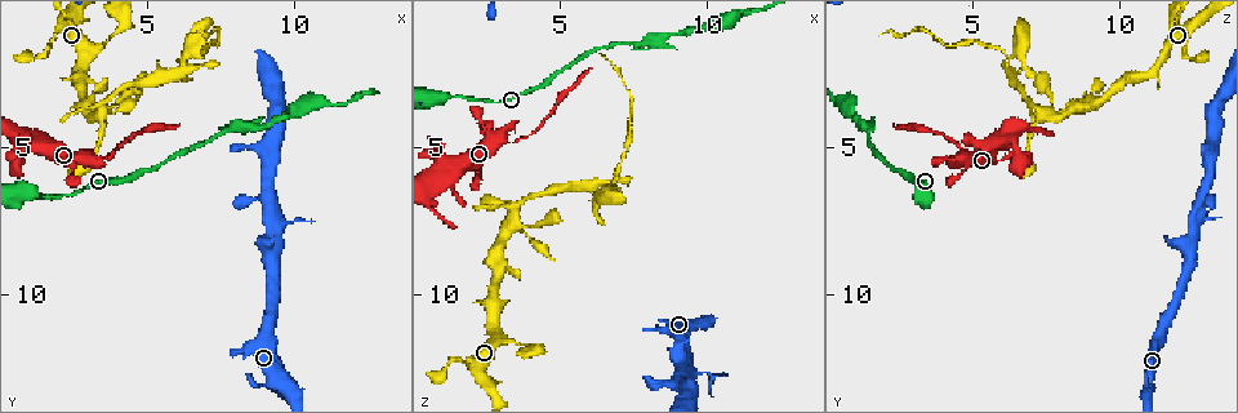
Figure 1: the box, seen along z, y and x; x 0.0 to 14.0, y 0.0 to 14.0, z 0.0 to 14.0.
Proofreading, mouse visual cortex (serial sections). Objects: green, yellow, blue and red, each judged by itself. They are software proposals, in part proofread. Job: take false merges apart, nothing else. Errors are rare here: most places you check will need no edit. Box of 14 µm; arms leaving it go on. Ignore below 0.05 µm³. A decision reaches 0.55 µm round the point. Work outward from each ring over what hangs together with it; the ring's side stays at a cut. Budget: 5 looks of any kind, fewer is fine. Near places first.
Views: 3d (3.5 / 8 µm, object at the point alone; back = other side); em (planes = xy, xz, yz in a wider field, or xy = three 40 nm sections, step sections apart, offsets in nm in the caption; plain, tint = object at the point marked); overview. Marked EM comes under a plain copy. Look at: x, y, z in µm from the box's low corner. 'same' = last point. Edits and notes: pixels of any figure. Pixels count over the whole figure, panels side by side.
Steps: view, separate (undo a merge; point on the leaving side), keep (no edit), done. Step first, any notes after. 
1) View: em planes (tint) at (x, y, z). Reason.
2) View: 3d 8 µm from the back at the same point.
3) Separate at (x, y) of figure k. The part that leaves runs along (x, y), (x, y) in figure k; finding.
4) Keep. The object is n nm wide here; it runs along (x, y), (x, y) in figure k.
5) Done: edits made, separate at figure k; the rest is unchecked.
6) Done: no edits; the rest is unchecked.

View: 3d 8 µm at (3.4, 3.9, 7.6).

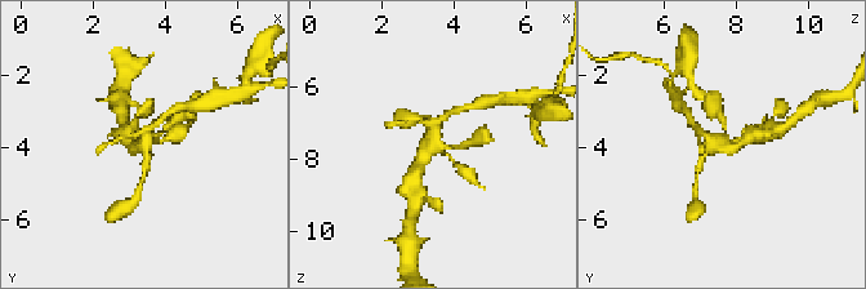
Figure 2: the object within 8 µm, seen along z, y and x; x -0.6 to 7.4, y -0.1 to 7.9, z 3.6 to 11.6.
View: 3d 3.5 µm at (3.4, 3.9, 7.5).

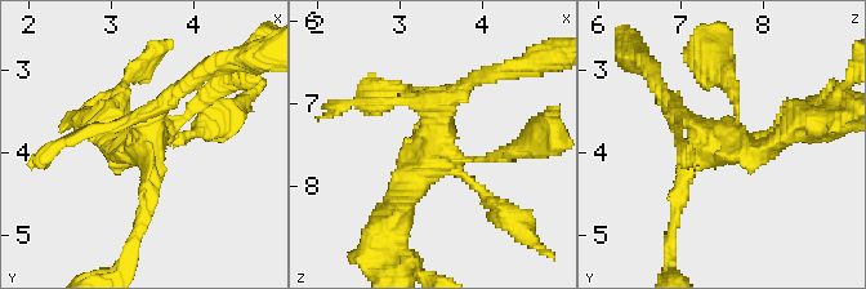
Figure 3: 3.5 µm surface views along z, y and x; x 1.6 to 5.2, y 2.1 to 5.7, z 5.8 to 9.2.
View: em xy step 3 (tint) at (3.45, 3.85, 7.50). Shape alone is not enough.

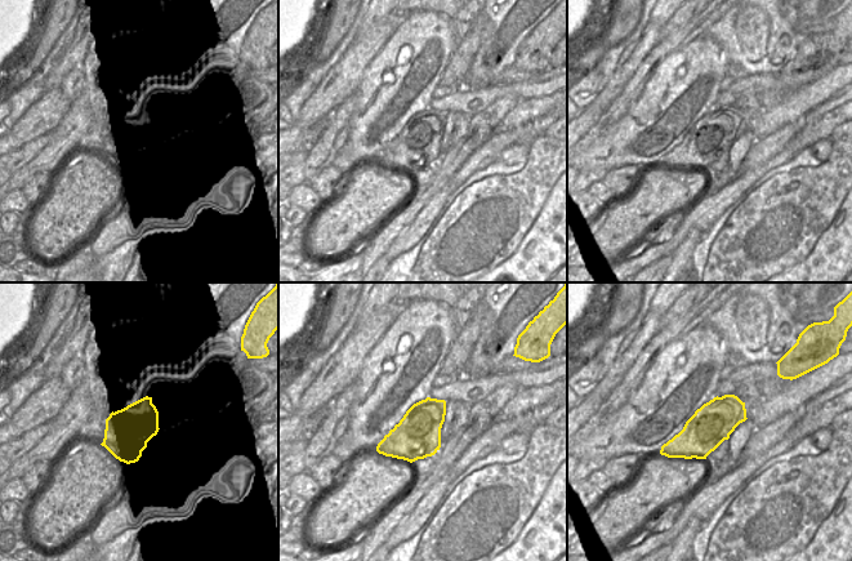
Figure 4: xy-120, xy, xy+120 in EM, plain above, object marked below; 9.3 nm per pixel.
Keep. It runs along (396, 210), (463, 88) in figure 3; one cell here.

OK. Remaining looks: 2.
View: 3d 3.5 µm at (6.0, 2.5, 6.4). A fork.

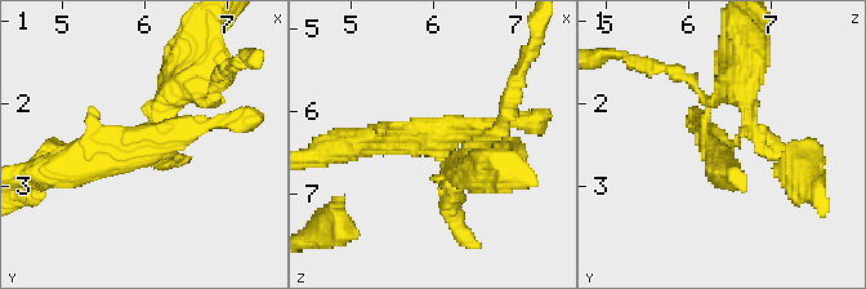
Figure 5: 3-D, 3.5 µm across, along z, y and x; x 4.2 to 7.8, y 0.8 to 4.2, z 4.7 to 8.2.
View: em xy step 3 (tint) at (6.10, 2.50, 6.35).

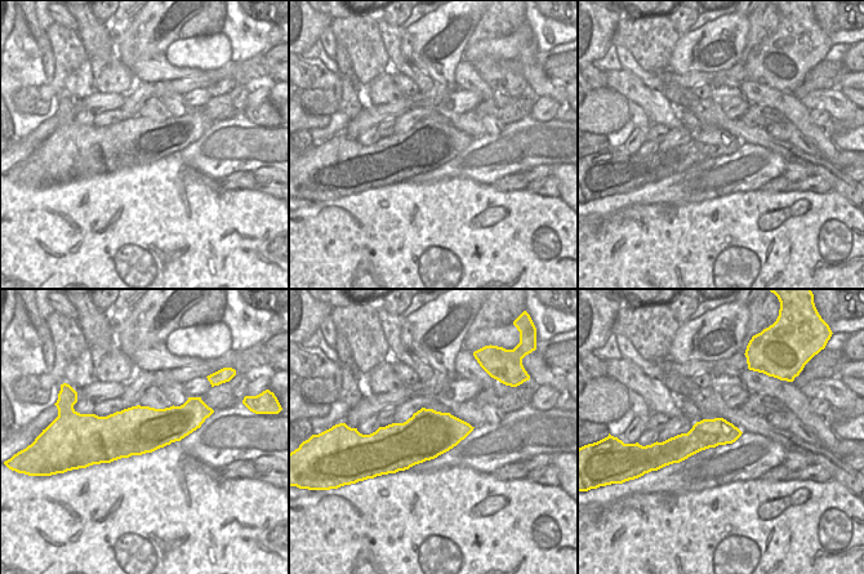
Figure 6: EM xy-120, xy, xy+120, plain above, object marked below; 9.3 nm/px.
Separate at (731, 93) of figure 5. The part that leaves runs along (740, 138), (749, 35) in figure 5; a second cell is stuck on.

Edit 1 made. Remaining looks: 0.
Done: edits made, separate at figure 5; the rest is unchecked.

